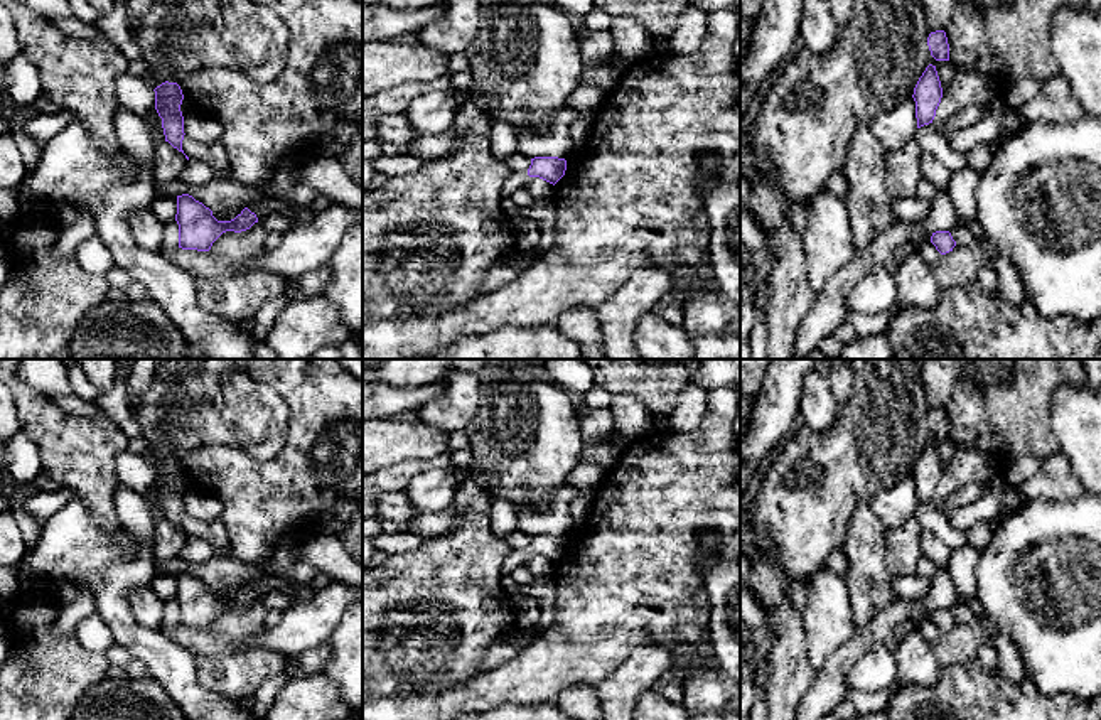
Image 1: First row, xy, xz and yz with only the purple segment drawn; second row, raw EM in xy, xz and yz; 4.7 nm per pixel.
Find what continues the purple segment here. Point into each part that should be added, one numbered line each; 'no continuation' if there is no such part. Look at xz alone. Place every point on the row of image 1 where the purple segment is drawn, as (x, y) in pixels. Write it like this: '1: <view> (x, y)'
1: xz (516, 179)

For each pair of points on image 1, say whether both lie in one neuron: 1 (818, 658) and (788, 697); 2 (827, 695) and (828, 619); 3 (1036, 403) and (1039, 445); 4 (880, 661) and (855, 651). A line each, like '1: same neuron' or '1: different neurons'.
1: different neurons
2: different neurons
3: same neuron
4: different neurons

